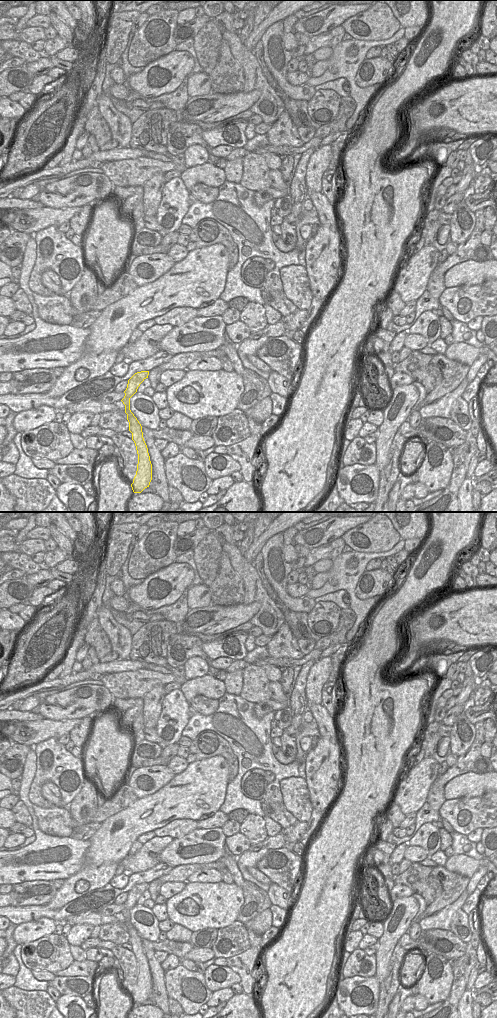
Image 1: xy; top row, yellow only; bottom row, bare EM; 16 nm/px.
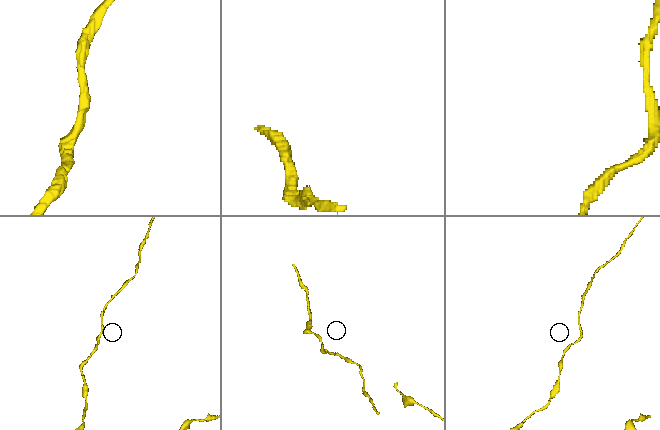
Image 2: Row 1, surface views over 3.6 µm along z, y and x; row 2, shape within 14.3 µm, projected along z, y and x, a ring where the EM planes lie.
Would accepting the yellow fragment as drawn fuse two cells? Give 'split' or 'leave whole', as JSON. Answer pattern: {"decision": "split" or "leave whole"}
{"decision": "leave whole"}

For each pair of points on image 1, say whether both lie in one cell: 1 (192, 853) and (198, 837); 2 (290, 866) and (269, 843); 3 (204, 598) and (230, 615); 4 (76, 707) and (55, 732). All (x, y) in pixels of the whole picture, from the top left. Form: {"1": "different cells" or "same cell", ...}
{"1": "same cell", "2": "different cells", "3": "different cells", "4": "different cells"}

